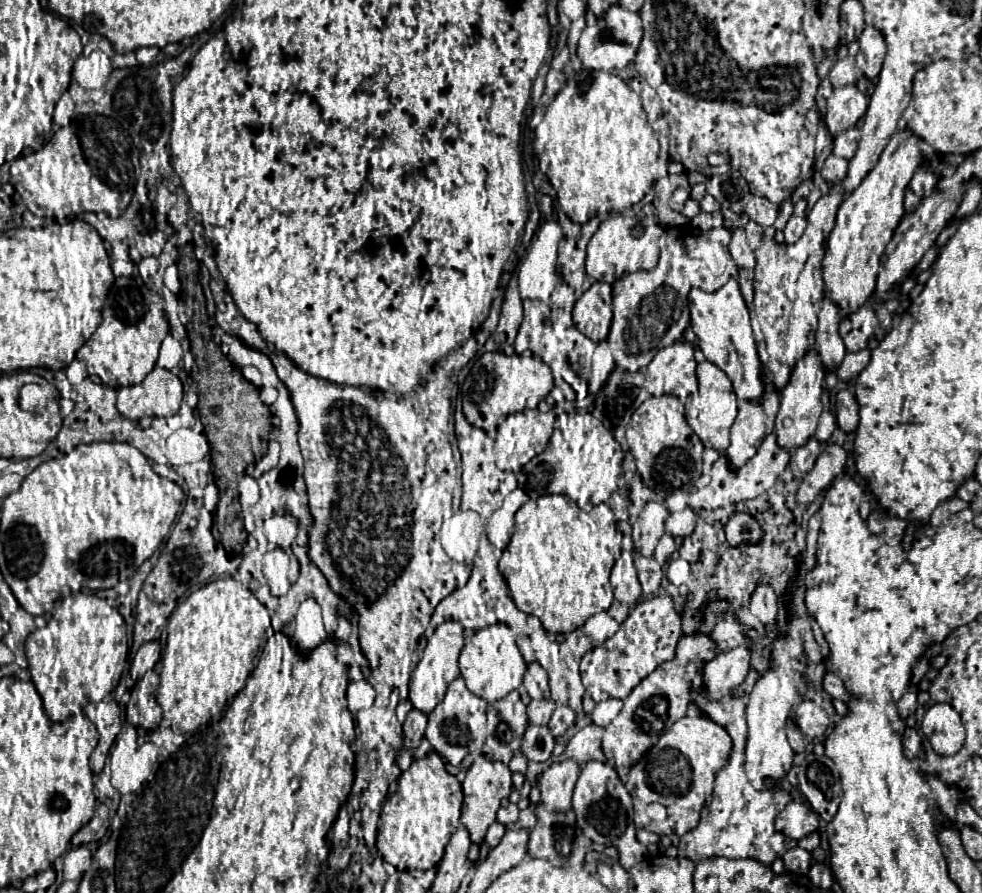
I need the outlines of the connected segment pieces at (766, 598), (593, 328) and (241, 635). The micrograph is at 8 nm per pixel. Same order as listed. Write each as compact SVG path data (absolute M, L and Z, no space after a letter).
M757 583L749 597L749 609L753 615L757 615L763 623L769 623L777 617L777 595L771 585L767 583Z
M605 281L593 283L575 303L573 321L589 339L605 339L611 327L611 285Z
M231 577L215 579L179 598L179 601L167 621L167 643L163 659L159 663L159 687L157 703L163 711L163 723L177 735L185 735L207 724L216 716L227 701L231 701L247 683L247 677L253 667L255 653L259 649L259 637L269 629L271 619L267 609L249 593L241 583Z

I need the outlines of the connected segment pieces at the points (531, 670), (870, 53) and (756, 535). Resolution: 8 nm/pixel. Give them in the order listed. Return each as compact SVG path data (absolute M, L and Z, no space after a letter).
M529 663L527 671L523 675L523 687L527 689L531 699L543 699L549 697L549 683L547 683L547 673L539 663Z
M865 25L857 41L861 49L855 57L855 63L869 79L875 79L881 73L881 67L885 61L885 37L879 29Z
M737 511L729 517L725 525L725 535L731 547L739 547L741 543L757 543L761 539L761 529L755 527L757 521L753 515L745 511Z

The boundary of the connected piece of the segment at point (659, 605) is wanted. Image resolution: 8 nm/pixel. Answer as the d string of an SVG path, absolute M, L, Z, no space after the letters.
M657 595L631 607L629 617L621 623L619 631L603 645L593 647L581 659L581 681L589 697L597 703L611 697L623 699L641 679L655 671L659 663L671 661L675 657L675 647L681 635L681 617L671 595Z

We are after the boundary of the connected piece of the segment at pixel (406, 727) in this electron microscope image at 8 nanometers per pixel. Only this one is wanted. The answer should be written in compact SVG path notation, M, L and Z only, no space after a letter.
M411 709L411 713L403 723L403 745L409 749L417 749L423 739L425 725L427 725L427 715L417 709Z

